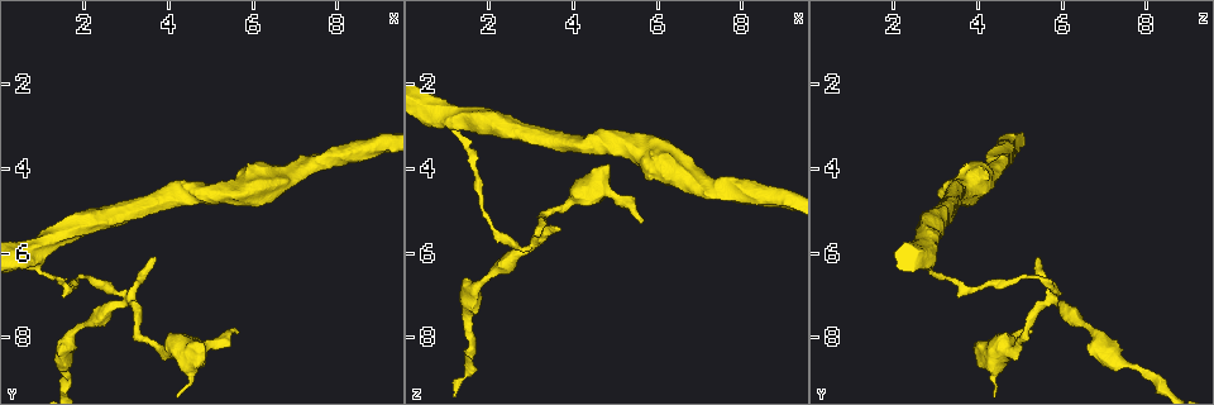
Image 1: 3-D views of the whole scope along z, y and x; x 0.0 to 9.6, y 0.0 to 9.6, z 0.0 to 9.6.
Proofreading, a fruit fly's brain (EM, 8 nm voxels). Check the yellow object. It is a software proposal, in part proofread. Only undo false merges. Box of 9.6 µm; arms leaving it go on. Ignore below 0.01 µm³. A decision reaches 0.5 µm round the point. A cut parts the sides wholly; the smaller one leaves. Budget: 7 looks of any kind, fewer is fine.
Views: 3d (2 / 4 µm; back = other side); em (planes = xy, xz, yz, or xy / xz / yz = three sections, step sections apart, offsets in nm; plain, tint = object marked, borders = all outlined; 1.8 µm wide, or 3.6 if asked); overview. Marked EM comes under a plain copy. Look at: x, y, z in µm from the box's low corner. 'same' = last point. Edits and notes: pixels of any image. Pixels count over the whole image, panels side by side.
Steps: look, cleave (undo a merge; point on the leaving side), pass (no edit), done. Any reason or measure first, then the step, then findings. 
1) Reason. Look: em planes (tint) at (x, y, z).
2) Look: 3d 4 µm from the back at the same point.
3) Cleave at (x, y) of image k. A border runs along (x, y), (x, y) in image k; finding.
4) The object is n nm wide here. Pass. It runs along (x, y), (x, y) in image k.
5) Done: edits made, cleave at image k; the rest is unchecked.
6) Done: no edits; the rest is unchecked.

Small branch off a trunk. Look: em 3.6 µm planes (tint) at (0.80, 6.25, 2.90).

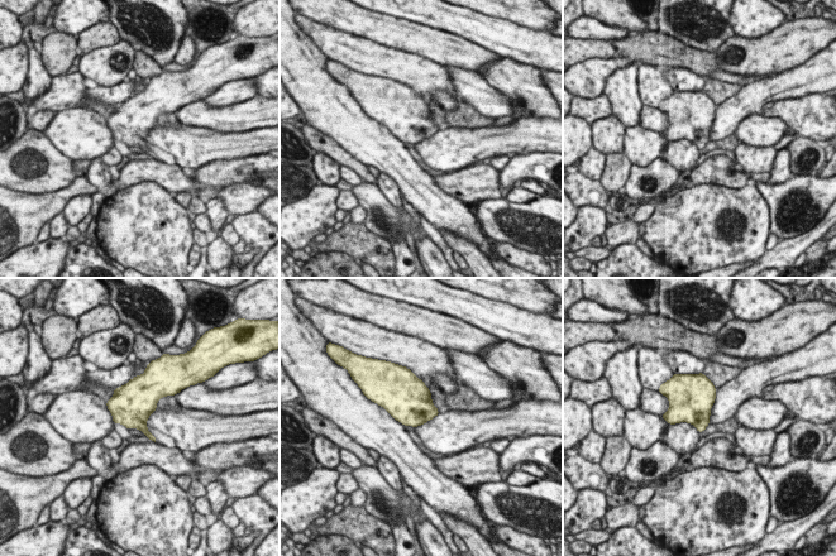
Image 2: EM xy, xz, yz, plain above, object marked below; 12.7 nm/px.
The object is 360 nm wide here. Pass. Continuous, no second neuron.

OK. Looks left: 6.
Look: em planes (tint) at (2.65, 6.85, 5.85).

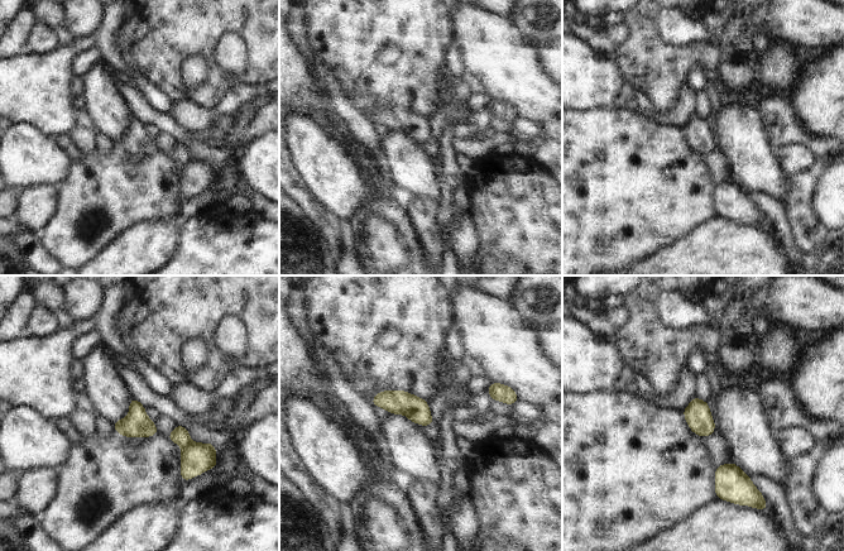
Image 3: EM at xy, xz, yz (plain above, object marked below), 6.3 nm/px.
The object is 160 nm wide here. Cleave at (196, 458) of image 3. Two neurons meet here.

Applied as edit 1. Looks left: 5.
Done: edits made, cleave at image 3; the rest is unchecked.

